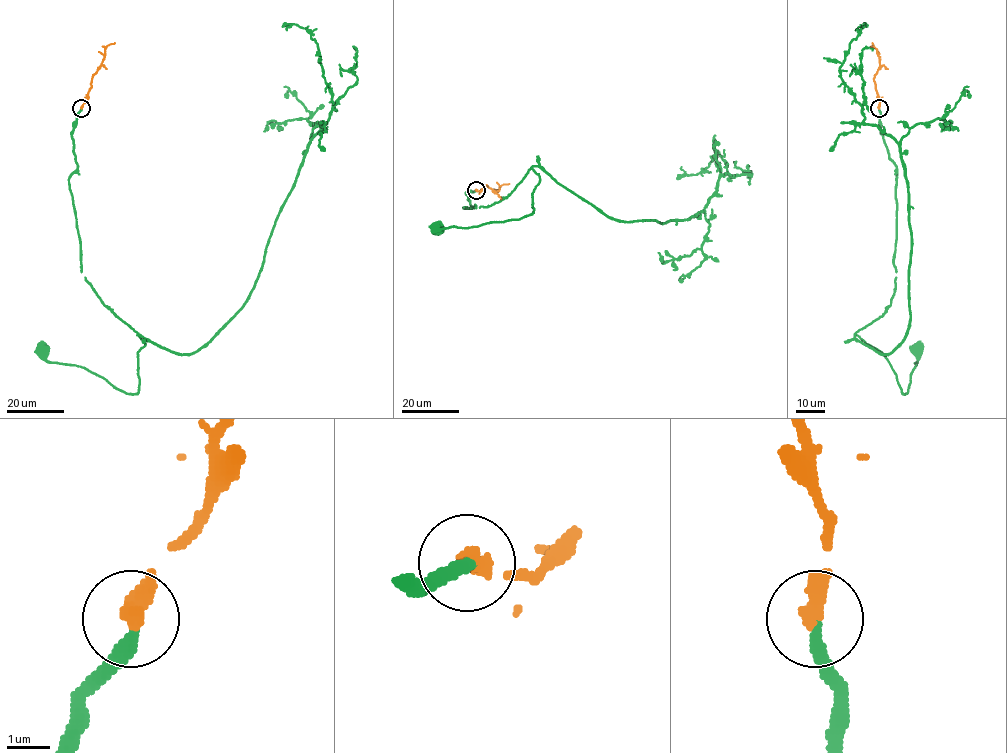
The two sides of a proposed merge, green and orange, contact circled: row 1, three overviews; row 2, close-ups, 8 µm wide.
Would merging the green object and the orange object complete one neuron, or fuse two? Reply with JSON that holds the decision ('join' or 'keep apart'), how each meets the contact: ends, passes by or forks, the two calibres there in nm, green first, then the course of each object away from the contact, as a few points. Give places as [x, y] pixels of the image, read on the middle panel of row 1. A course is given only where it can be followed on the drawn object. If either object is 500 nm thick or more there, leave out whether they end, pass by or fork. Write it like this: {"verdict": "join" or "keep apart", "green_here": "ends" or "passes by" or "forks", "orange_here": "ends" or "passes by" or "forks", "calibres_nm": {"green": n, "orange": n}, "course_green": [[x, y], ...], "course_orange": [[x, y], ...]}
{"verdict": "keep apart", "green_here": "ends", "orange_here": "ends", "calibres_nm": {"green": 280, "orange": 440}, "course_green": [[476, 190], [467, 193], [471, 207], [463, 207], [498, 202], [533, 166], [539, 177], [529, 215], [437, 229]], "course_orange": [[476, 190], [480, 191], [486, 185], [498, 191], [502, 185], [509, 183]]}

